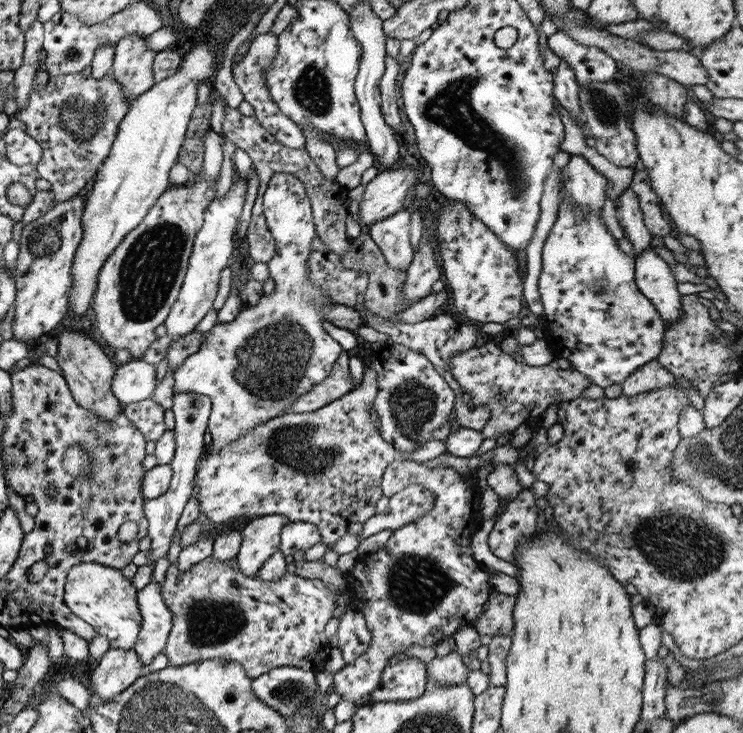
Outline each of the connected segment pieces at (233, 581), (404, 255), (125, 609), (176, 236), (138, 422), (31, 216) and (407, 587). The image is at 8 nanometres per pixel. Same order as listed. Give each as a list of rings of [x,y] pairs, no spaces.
[[[210,555],[203,561],[192,566],[187,571],[179,571],[178,561],[172,563],[165,576],[165,582],[162,589],[164,602],[168,605],[170,612],[172,613],[172,629],[168,636],[167,643],[165,644],[164,653],[168,658],[169,665],[182,666],[193,662],[200,662],[206,660],[212,660],[219,658],[220,660],[230,660],[242,665],[242,668],[246,671],[247,677],[254,680],[261,674],[267,673],[269,670],[278,668],[279,666],[297,666],[298,668],[314,671],[315,673],[323,670],[326,660],[329,655],[329,639],[325,634],[325,626],[328,624],[328,620],[333,617],[333,612],[336,610],[336,598],[334,597],[334,589],[327,586],[321,580],[307,579],[298,576],[297,574],[290,574],[287,572],[277,585],[273,583],[263,582],[255,577],[246,576],[241,572],[240,567],[237,565],[237,558],[231,558],[224,562],[219,561],[214,555]]]
[[[400,210],[392,217],[376,221],[369,226],[369,233],[380,247],[389,265],[395,269],[408,270],[414,247],[410,240],[411,212]]]
[[[79,562],[72,566],[66,575],[64,585],[64,602],[66,606],[86,624],[96,630],[96,634],[106,636],[112,649],[132,649],[139,636],[143,618],[137,601],[137,590],[132,581],[122,575],[120,569],[101,565],[97,562]]]
[[[220,173],[213,181],[209,181],[206,177],[199,175],[187,184],[171,185],[157,198],[142,222],[120,241],[99,270],[97,287],[91,302],[96,312],[96,322],[98,322],[96,330],[100,332],[107,346],[116,350],[129,351],[131,360],[142,358],[144,351],[157,339],[154,330],[166,320],[169,310],[179,295],[196,235],[204,224],[205,210],[212,201],[216,200],[219,176]]]
[[[151,398],[123,406],[123,414],[146,440],[158,440],[167,430],[165,410]]]
[[[113,70],[101,79],[92,75],[82,77],[82,73],[63,74],[50,77],[47,85],[42,88],[32,87],[28,96],[27,107],[24,107],[16,116],[26,125],[26,132],[40,144],[42,148],[41,161],[36,165],[42,184],[47,187],[39,189],[33,194],[32,202],[23,212],[21,222],[23,226],[35,222],[44,216],[52,207],[78,195],[86,186],[97,170],[108,157],[112,144],[115,141],[120,122],[130,110],[131,102],[123,93],[121,84],[113,77]]]
[[[397,458],[386,467],[380,488],[382,496],[392,498],[406,486],[420,483],[434,496],[432,510],[422,518],[393,530],[384,548],[364,555],[347,574],[348,589],[360,602],[360,610],[364,613],[366,628],[370,630],[372,640],[369,642],[368,650],[334,674],[330,691],[338,692],[357,708],[372,703],[371,694],[380,684],[383,670],[392,656],[405,652],[410,645],[436,645],[452,637],[462,628],[474,628],[475,622],[484,610],[485,602],[495,591],[490,582],[490,571],[476,561],[472,554],[472,534],[476,534],[476,526],[479,527],[482,522],[482,490],[477,482],[467,483],[462,474],[450,466],[429,468],[425,467],[424,463]]]

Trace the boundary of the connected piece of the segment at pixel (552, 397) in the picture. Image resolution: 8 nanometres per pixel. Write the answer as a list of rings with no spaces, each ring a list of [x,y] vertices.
[[[486,340],[480,348],[475,347],[466,352],[456,352],[456,355],[450,356],[448,370],[460,385],[461,391],[470,396],[470,403],[468,403],[470,408],[477,408],[477,405],[482,405],[487,406],[490,410],[490,419],[481,430],[484,438],[497,439],[499,436],[507,434],[510,439],[514,431],[522,424],[526,424],[533,433],[541,428],[542,414],[545,413],[550,404],[560,404],[579,398],[591,385],[590,380],[578,371],[561,370],[553,364],[545,366],[519,364],[512,355],[502,352],[498,343],[493,340]]]

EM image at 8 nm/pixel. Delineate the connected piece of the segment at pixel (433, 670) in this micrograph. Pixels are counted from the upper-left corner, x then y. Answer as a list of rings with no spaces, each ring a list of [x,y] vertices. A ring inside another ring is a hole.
[[[452,650],[443,657],[434,657],[427,663],[429,680],[438,684],[455,685],[467,682],[468,662],[457,650]]]

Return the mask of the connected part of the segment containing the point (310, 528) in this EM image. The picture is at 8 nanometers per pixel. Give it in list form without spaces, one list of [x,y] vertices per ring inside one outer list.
[[[290,522],[281,532],[281,546],[284,556],[292,556],[297,550],[308,550],[321,542],[321,534],[312,523]]]

